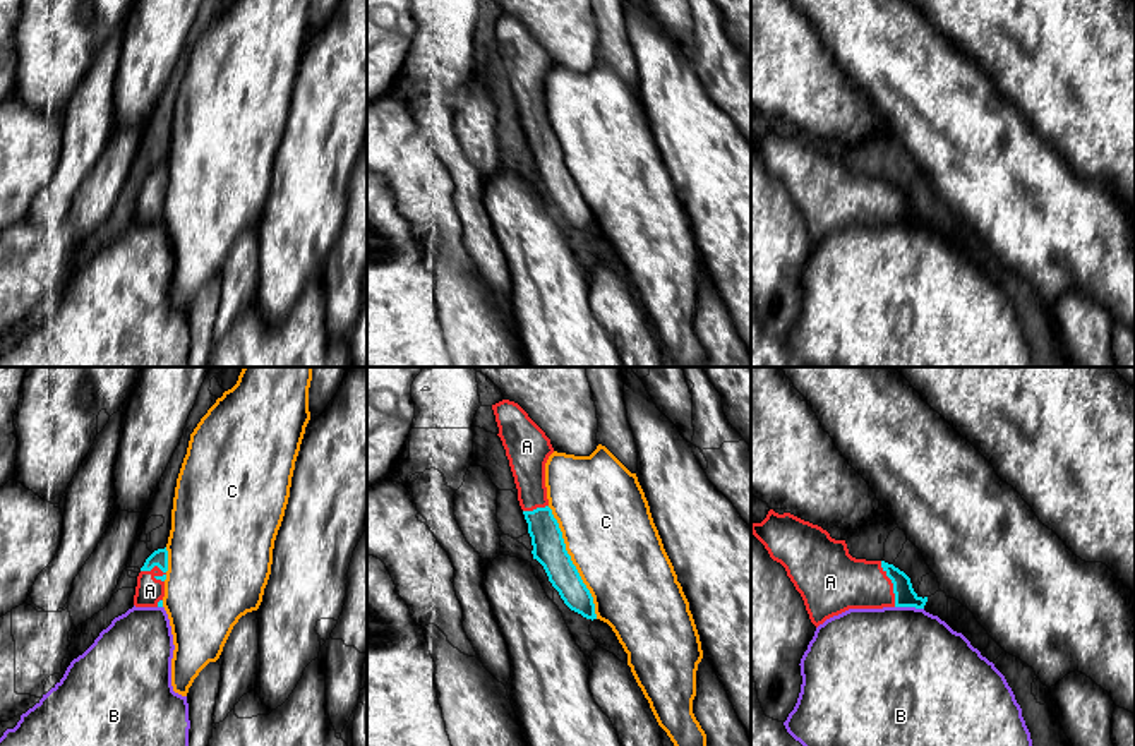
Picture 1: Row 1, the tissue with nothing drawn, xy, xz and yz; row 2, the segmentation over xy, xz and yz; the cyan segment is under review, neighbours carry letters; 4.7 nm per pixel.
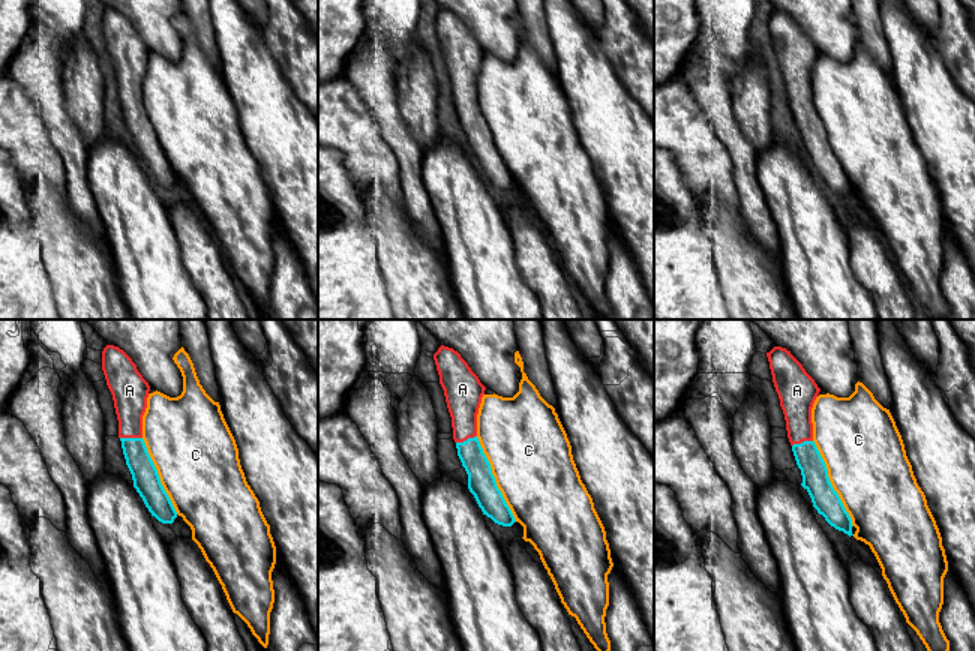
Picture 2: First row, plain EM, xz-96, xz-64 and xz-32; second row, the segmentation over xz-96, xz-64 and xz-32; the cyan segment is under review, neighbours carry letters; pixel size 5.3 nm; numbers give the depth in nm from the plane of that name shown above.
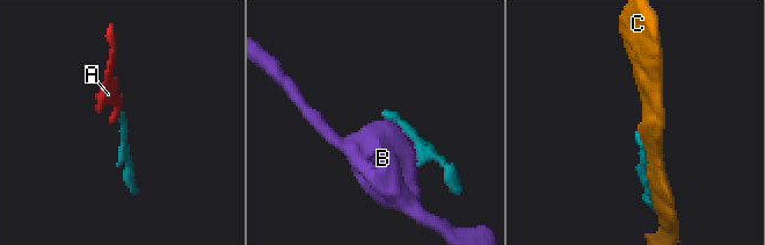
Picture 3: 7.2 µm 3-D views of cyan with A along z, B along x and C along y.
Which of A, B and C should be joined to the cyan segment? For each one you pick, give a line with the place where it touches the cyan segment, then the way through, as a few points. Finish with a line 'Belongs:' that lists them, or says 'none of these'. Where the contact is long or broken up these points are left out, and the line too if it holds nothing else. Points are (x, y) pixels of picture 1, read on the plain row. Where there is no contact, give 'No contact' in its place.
A: Touches cyan at yz (892, 198). Path across: yz (904, 210), (892, 198), (839, 198)
Belongs: A

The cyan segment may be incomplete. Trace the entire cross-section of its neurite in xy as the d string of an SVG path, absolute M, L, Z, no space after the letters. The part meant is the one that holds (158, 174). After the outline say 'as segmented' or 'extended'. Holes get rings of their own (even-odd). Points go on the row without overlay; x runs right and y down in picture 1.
M154 166L141 183L134 211L135 223L163 223L168 166Z; extended

